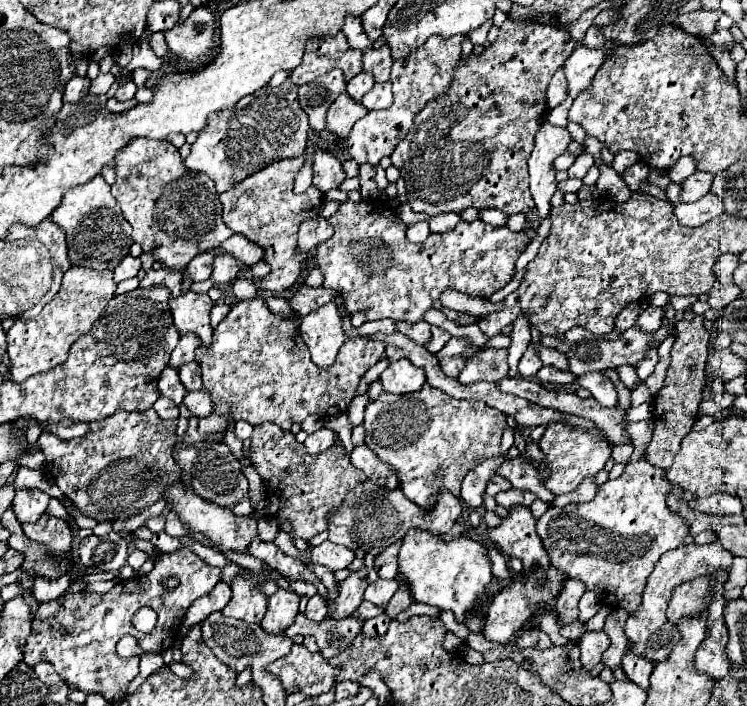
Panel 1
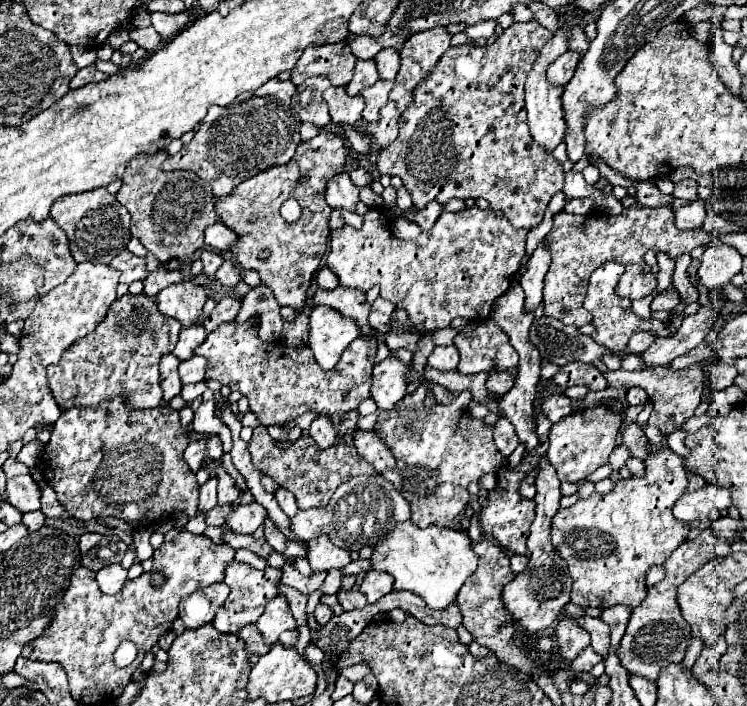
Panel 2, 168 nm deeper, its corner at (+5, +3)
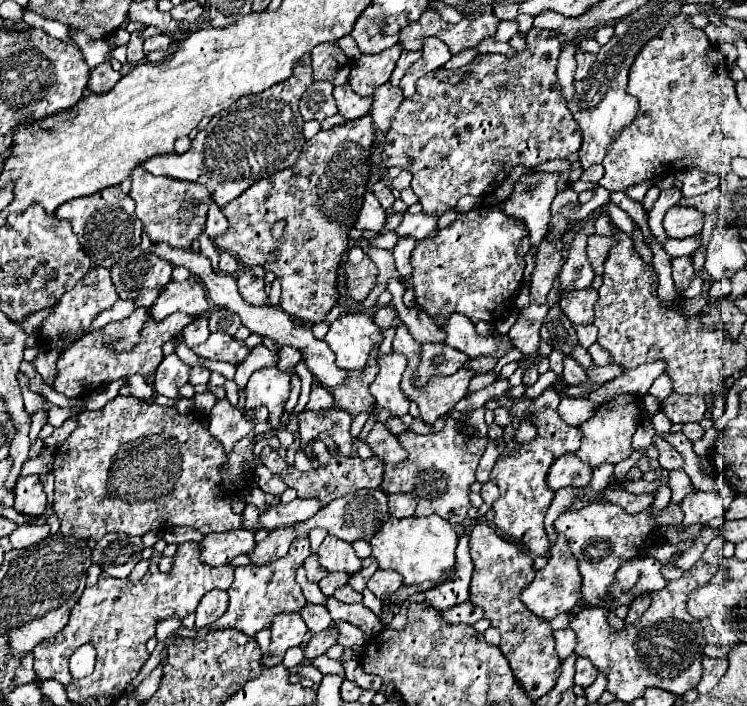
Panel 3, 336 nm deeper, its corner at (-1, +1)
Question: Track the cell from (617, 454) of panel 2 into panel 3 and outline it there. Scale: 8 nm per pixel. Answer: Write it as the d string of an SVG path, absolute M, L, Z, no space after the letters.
M639 425L635 434L633 435L632 438L633 451L644 448L647 449L652 443L652 438L655 435L653 427L650 427L651 431L644 428L645 428L644 426Z

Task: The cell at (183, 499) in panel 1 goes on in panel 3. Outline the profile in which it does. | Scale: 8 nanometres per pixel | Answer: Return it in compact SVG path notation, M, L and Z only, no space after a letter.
M297 498L289 504L277 504L261 514L261 528L275 530L279 526L291 526L297 522L305 522L305 520L313 518L321 508L323 506L317 498L311 498L311 500Z

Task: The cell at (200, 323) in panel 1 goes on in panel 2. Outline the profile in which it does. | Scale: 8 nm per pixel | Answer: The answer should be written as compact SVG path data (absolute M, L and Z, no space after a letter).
M191 280L171 284L157 294L159 310L169 318L179 320L183 328L201 322L205 300L207 300L205 288L193 284Z

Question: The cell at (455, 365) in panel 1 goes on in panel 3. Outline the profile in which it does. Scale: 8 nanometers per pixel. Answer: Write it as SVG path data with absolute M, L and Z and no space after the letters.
M423 344L421 346L421 364L415 370L415 388L423 388L433 376L451 376L455 374L465 362L467 354L441 346L441 344Z

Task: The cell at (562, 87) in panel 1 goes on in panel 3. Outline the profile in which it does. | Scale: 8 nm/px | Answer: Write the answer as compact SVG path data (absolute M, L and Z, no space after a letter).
M575 52L575 60L577 60L577 70L575 70L575 80L583 80L591 68L591 64L595 62L593 54L587 52Z

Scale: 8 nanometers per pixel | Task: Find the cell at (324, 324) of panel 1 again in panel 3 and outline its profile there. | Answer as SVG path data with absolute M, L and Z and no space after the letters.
M349 314L331 322L331 330L325 336L325 342L337 356L337 366L343 370L363 370L367 366L369 352L383 342L383 330L367 314Z

